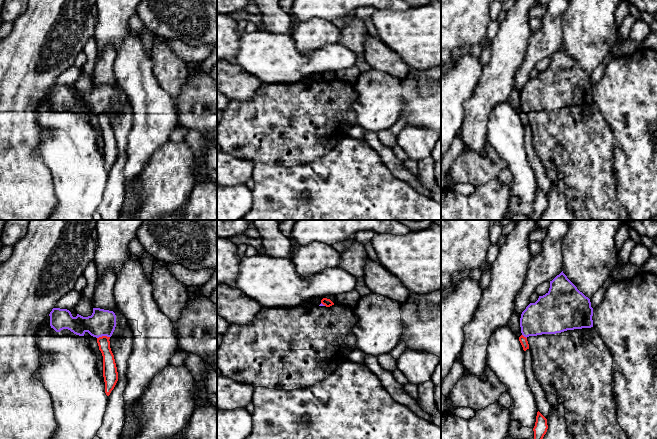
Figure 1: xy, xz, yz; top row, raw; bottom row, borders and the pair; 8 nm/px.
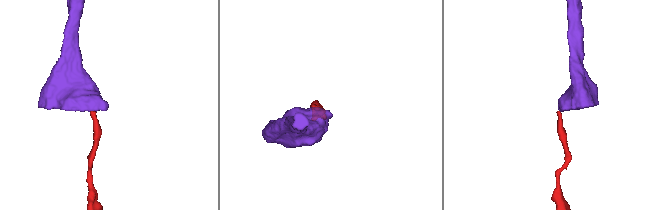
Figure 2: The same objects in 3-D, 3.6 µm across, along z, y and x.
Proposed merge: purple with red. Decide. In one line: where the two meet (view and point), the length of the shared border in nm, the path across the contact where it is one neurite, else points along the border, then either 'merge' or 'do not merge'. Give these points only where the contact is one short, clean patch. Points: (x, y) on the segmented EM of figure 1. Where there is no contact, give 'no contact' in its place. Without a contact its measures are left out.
meets purple in xy at (103, 335); contact 110 nm long; border along xy (109, 336), (99, 336), (97, 338); do not merge

